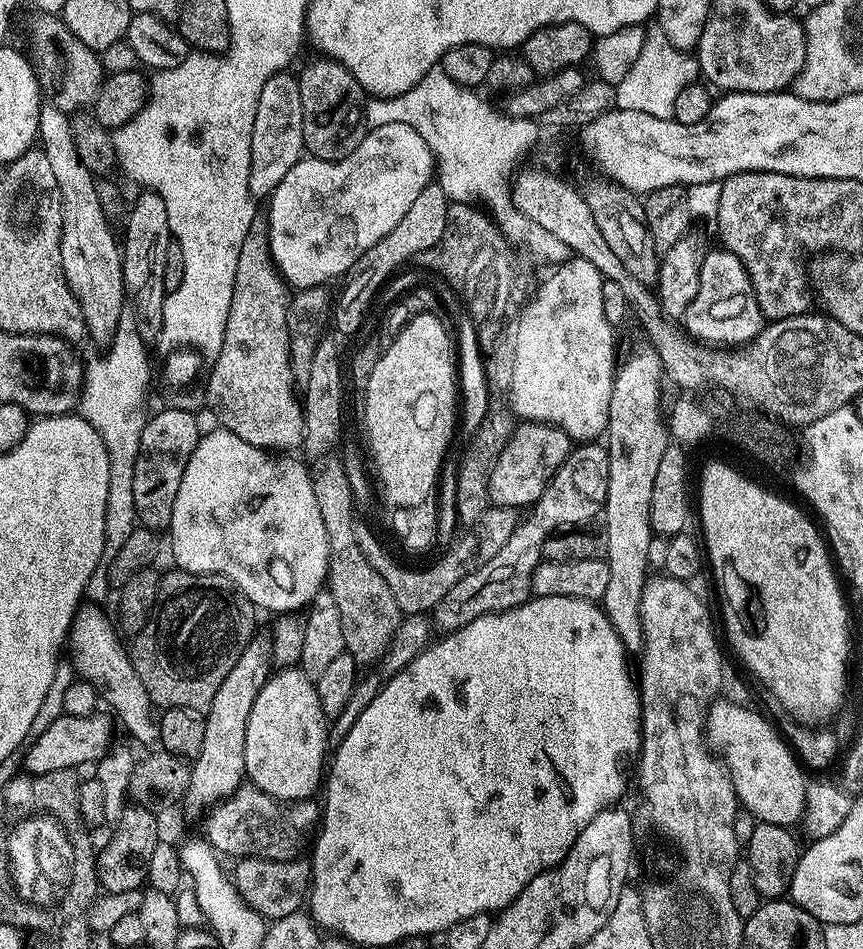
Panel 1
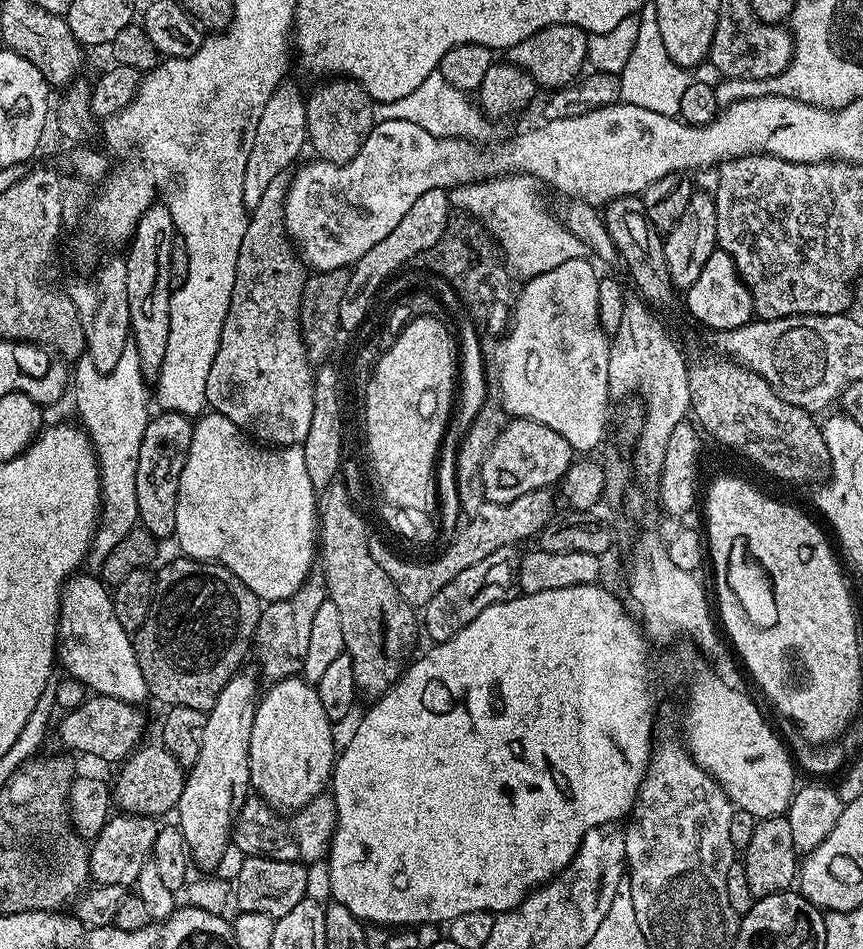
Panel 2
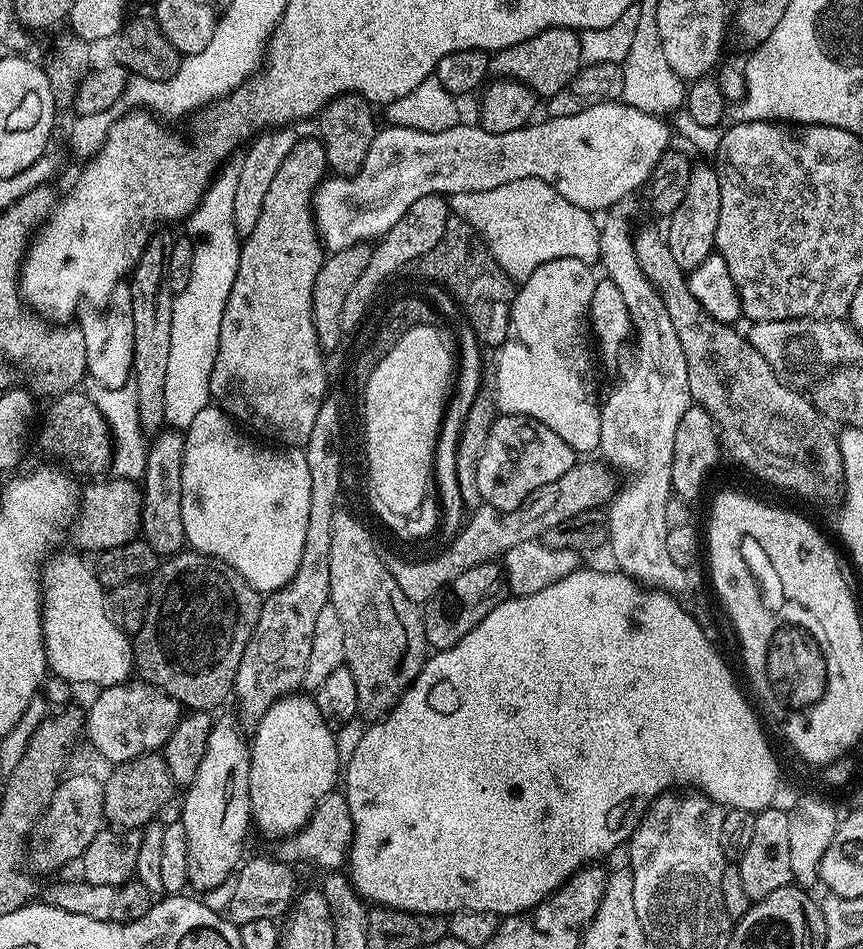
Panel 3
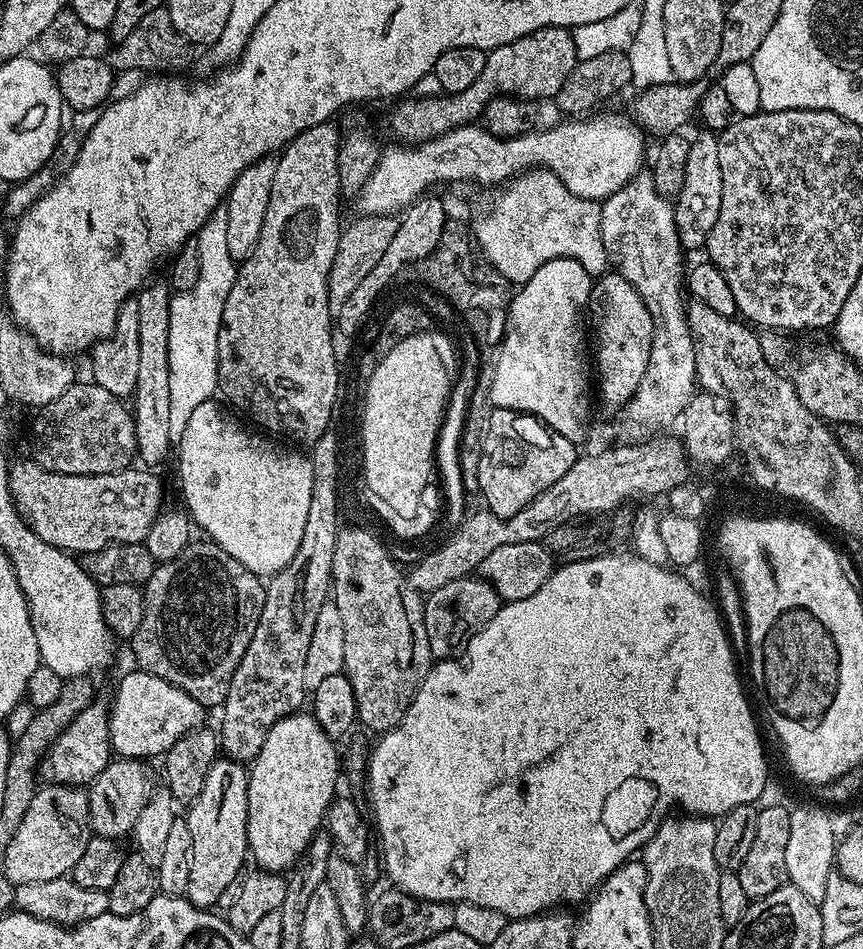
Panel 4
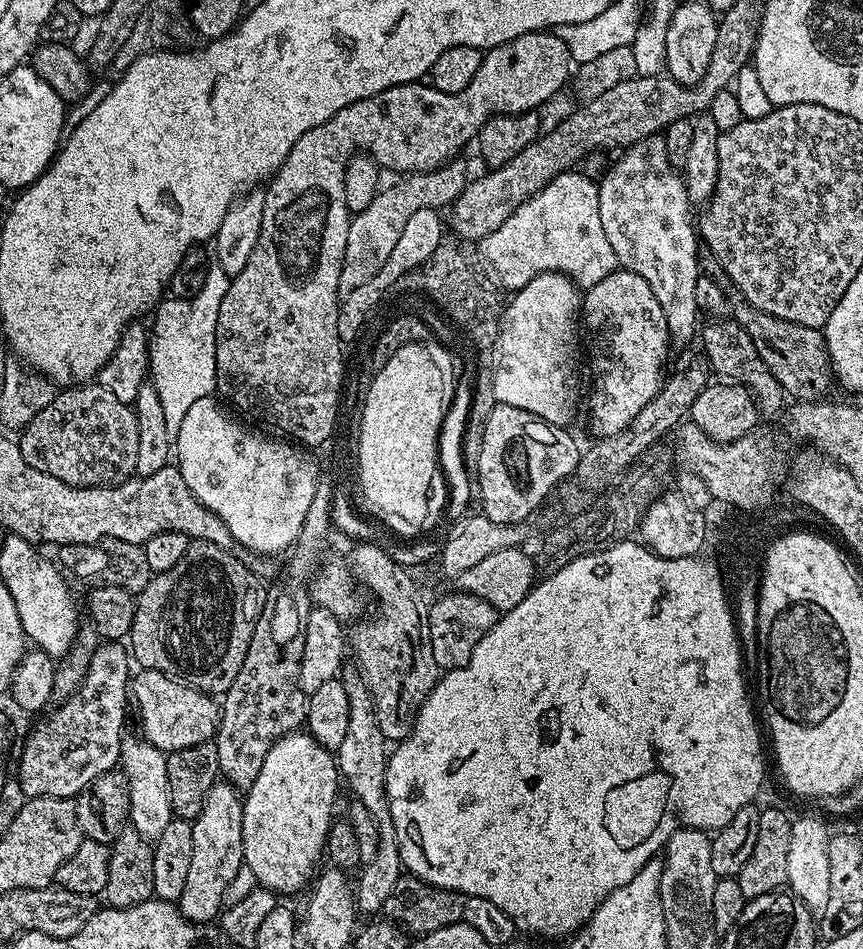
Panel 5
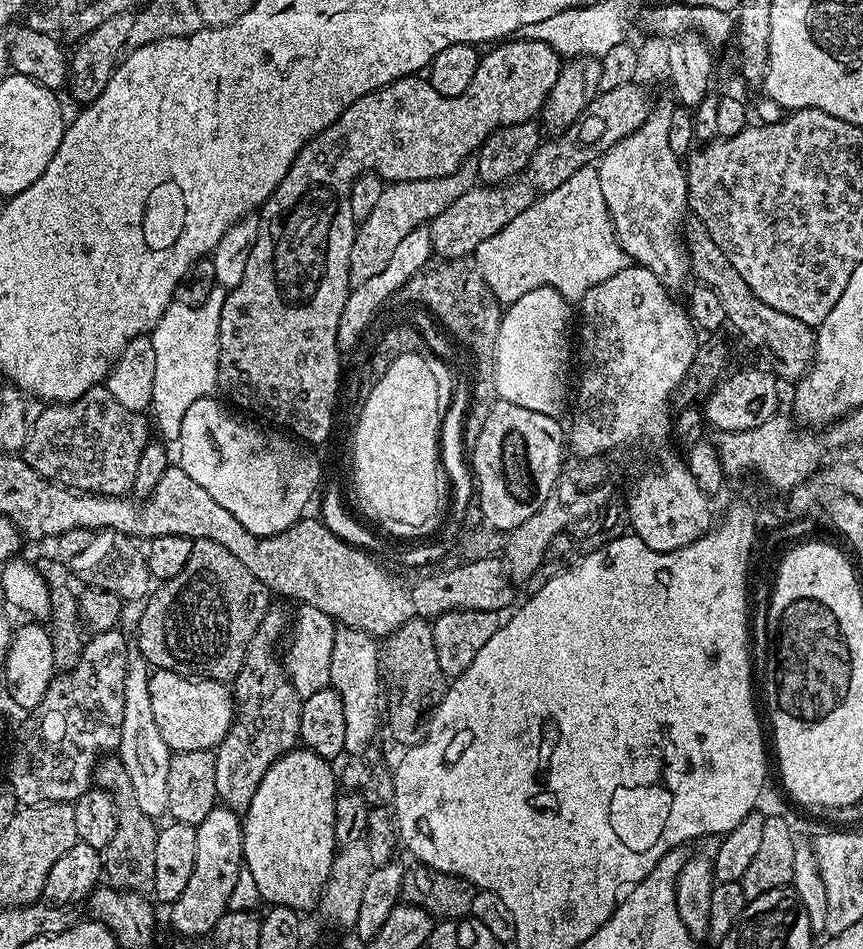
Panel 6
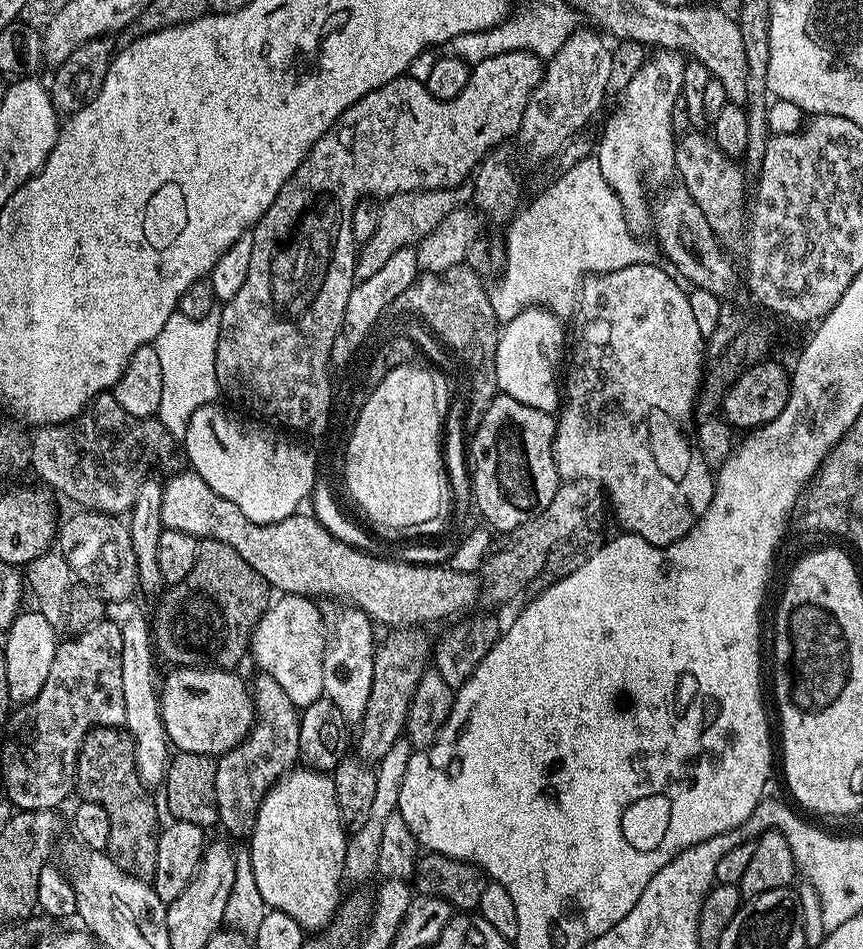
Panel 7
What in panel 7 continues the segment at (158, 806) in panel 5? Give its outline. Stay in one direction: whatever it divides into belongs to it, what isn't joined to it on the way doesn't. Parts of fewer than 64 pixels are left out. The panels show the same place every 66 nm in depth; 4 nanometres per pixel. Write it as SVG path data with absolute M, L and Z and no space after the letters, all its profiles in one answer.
M132 612L121 624L118 630L122 634L122 699L126 702L126 718L123 727L132 735L134 742L134 766L138 770L138 778L145 786L163 785L164 777L168 774L170 759L170 745L164 723L160 721L160 694L158 691L158 676L156 680L156 666L154 664L154 641L149 617L140 612Z

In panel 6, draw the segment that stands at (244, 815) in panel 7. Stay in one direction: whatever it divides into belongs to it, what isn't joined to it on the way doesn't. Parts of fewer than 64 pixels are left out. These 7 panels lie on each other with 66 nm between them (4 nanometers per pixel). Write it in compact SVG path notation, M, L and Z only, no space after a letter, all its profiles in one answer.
M280 602L269 603L254 638L250 638L250 646L246 650L240 672L234 681L234 719L226 738L222 738L222 742L214 749L216 754L214 774L219 803L237 814L243 813L250 806L266 770L270 770L270 766L274 766L278 758L282 758L297 747L300 739L299 718L302 698L294 690L288 671L284 669L284 661L278 652L276 656L276 643L279 642L283 632L285 635L289 631L290 616L284 613L282 605L276 603Z

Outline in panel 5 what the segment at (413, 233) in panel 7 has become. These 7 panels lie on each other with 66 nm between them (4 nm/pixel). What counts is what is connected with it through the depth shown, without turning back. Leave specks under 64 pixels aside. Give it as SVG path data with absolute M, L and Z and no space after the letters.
M453 158L447 164L436 168L433 172L414 172L405 175L397 184L381 187L374 202L366 206L366 210L355 213L348 221L346 234L346 254L342 258L342 274L338 277L338 290L341 297L348 296L350 290L358 290L386 266L386 258L398 243L398 234L406 227L407 220L418 210L434 208L447 209L462 194L467 186L470 173L468 164L461 158Z

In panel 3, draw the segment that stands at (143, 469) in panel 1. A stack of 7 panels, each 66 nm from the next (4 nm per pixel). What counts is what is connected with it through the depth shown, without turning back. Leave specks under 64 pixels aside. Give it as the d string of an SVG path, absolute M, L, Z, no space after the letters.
M161 430L151 437L142 477L142 507L140 532L160 558L176 555L185 547L182 526L182 462L184 461L184 432Z

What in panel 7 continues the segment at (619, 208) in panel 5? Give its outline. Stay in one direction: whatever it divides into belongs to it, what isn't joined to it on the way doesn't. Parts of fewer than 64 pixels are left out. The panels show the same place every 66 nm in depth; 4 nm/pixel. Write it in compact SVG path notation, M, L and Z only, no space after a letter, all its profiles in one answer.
M660 50L649 55L644 61L642 70L630 78L630 86L622 94L620 109L609 118L600 136L600 145L594 148L594 162L602 170L602 176L612 187L612 193L622 202L624 219L629 225L648 228L650 224L650 200L648 204L648 180L656 184L667 185L668 179L674 176L675 146L678 136L672 132L670 114L673 113L674 102L683 90L683 70L686 60L676 50Z

